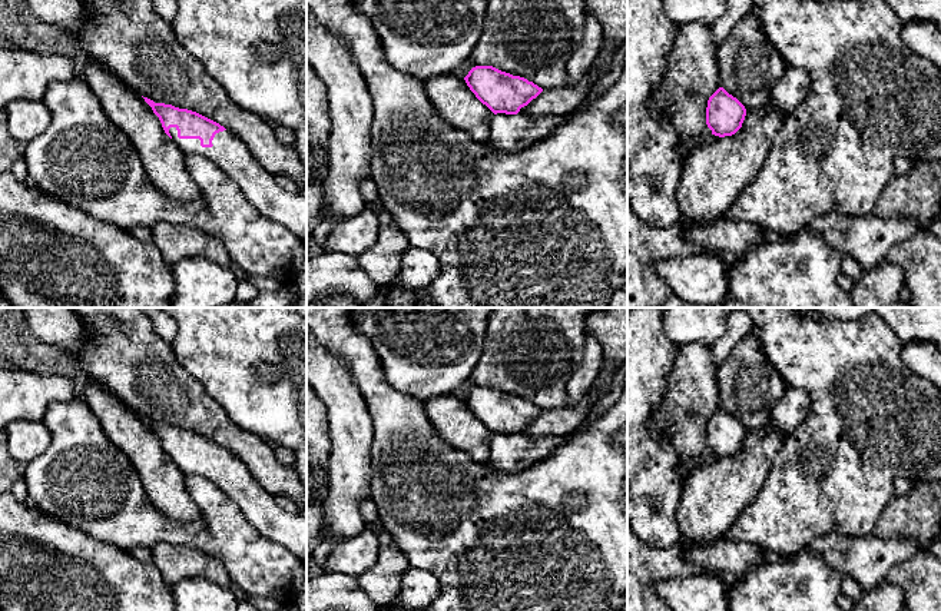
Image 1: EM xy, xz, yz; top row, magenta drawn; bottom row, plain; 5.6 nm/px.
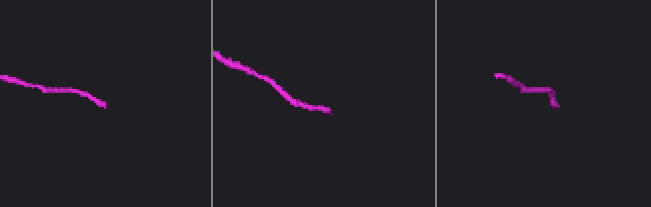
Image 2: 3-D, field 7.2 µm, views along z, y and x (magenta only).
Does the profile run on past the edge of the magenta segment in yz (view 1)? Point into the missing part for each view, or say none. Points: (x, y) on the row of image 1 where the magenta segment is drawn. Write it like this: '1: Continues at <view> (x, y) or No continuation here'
1: No continuation here

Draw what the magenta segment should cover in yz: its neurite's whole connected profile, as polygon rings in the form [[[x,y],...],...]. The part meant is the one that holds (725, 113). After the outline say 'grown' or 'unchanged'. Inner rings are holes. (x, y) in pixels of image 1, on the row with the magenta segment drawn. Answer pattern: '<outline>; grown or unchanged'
[[[719,87],[708,100],[706,124],[715,136],[735,135],[742,127],[745,116],[745,106],[723,87]]]; unchanged

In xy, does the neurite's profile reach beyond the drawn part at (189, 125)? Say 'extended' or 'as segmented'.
extended

